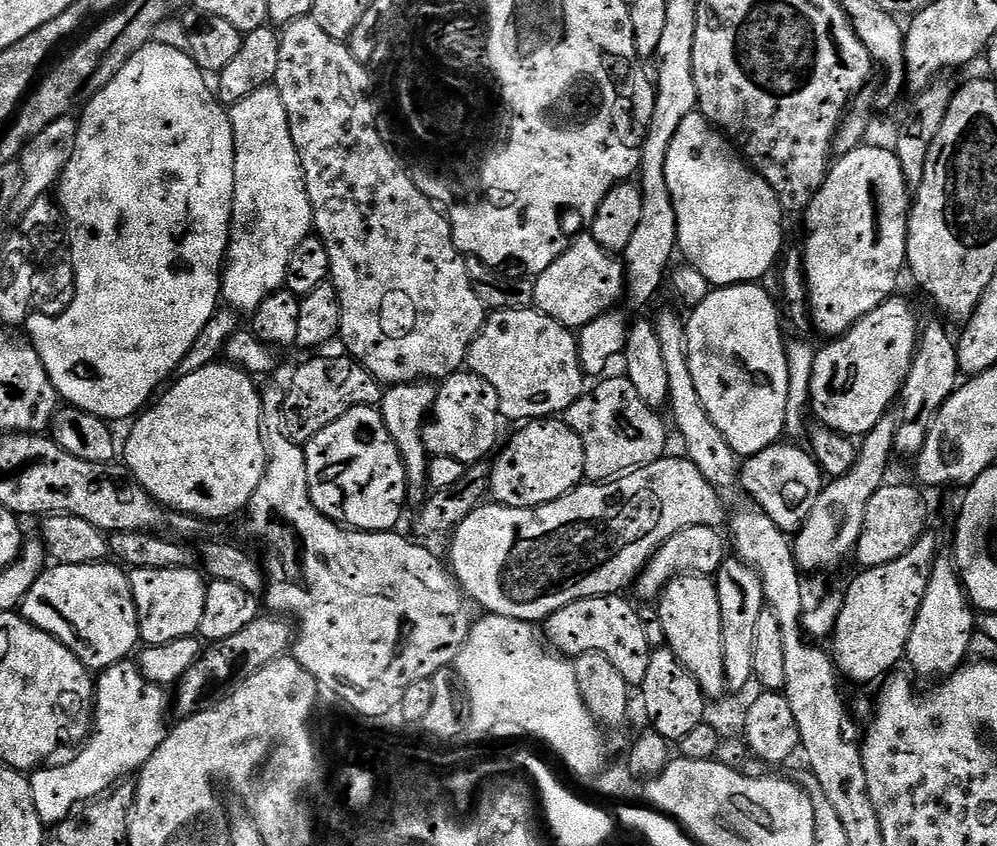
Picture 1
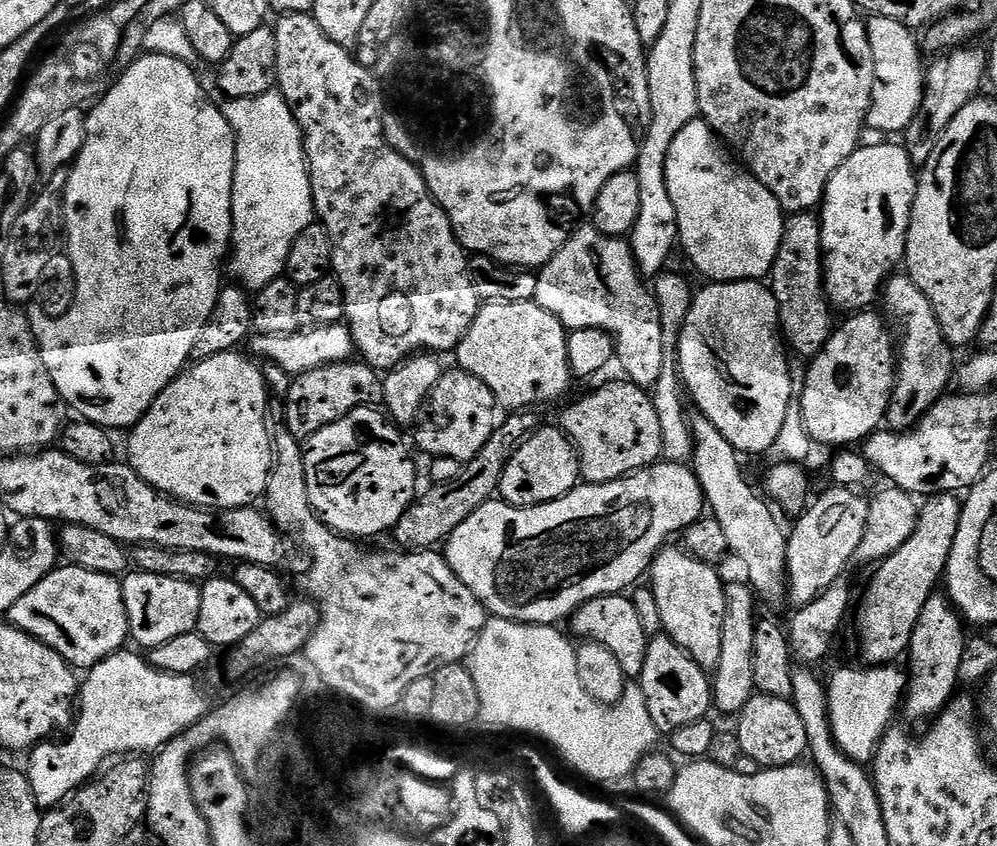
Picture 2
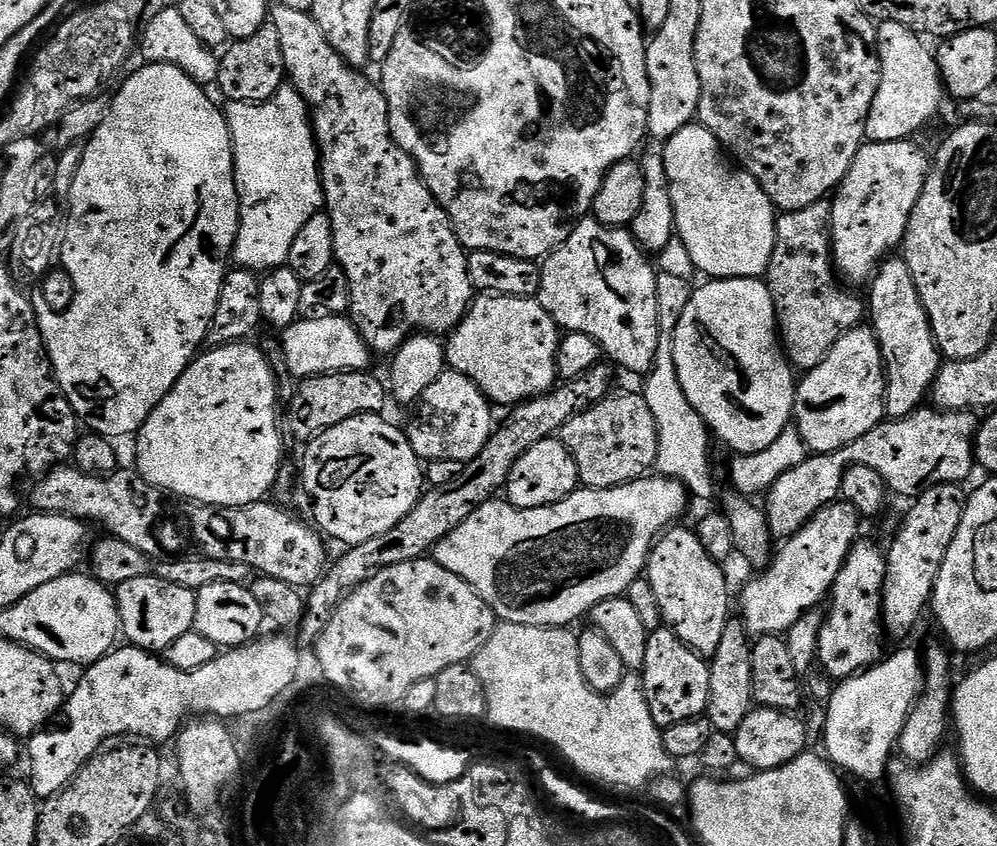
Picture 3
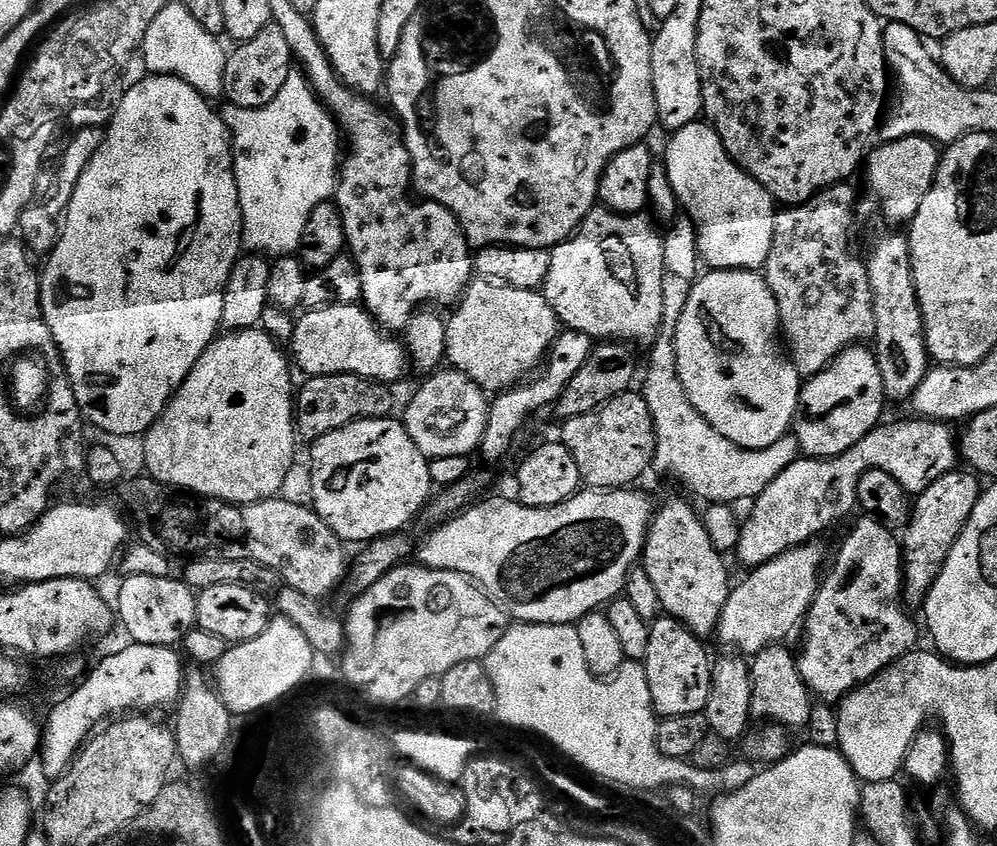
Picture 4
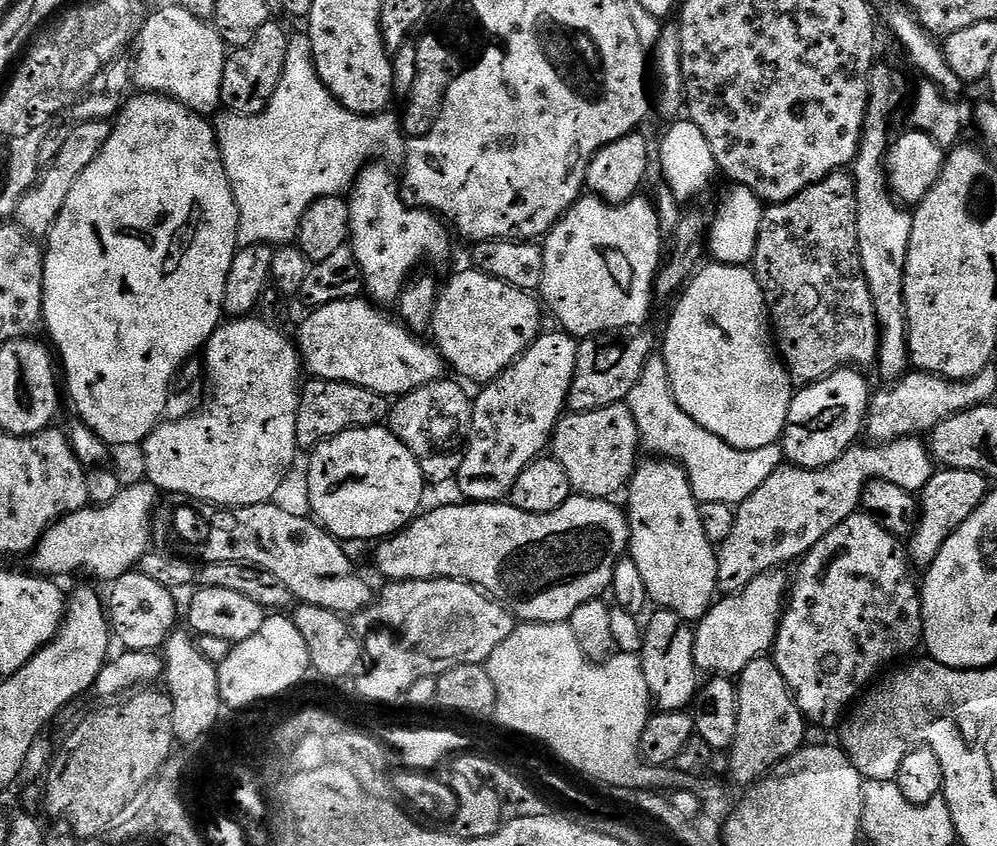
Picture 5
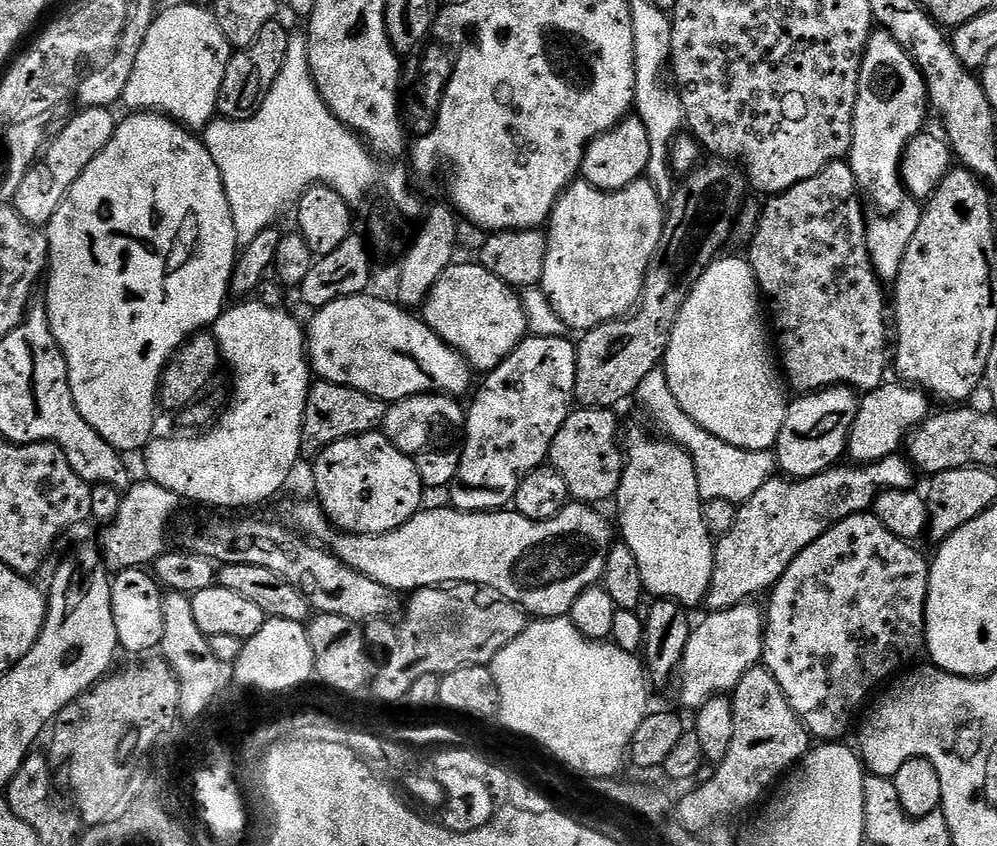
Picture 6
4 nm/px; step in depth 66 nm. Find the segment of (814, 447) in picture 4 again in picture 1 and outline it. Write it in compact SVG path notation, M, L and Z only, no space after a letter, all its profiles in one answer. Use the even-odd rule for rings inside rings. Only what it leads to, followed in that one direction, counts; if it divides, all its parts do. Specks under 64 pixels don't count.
M893 295L870 310L858 323L845 332L843 336L835 337L823 349L816 353L814 374L810 378L810 412L819 423L833 432L841 432L849 438L863 438L869 430L884 416L889 415L892 403L897 403L898 397L903 393L904 383L910 374L912 356L916 353L918 343L918 324L912 308L900 297Z

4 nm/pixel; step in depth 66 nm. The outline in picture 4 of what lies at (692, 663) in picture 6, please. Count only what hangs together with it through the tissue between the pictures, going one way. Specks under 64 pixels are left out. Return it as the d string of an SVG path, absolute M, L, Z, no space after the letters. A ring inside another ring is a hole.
M809 541L802 547L794 547L780 556L775 556L770 562L751 569L748 577L740 585L733 587L728 594L728 601L720 615L720 625L716 628L715 635L725 644L725 649L735 650L745 657L751 658L757 652L772 644L787 641L787 636L792 631L801 627L802 621L808 615L808 607L816 597L816 589L820 587L822 569L825 567L824 548L819 541Z

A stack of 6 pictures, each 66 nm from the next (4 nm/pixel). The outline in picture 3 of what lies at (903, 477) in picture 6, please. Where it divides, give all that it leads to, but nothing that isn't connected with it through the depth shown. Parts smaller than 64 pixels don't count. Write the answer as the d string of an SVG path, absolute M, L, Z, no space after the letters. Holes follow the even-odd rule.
M921 406L906 418L874 426L874 430L862 434L862 438L854 438L854 442L836 452L809 455L808 459L794 466L794 470L786 470L786 474L782 474L766 493L768 525L773 537L795 535L824 507L837 503L841 499L842 478L852 464L878 470L895 495L897 492L907 498L915 498L925 488L936 484L964 482L976 464L976 416L972 410L950 412L935 406Z

